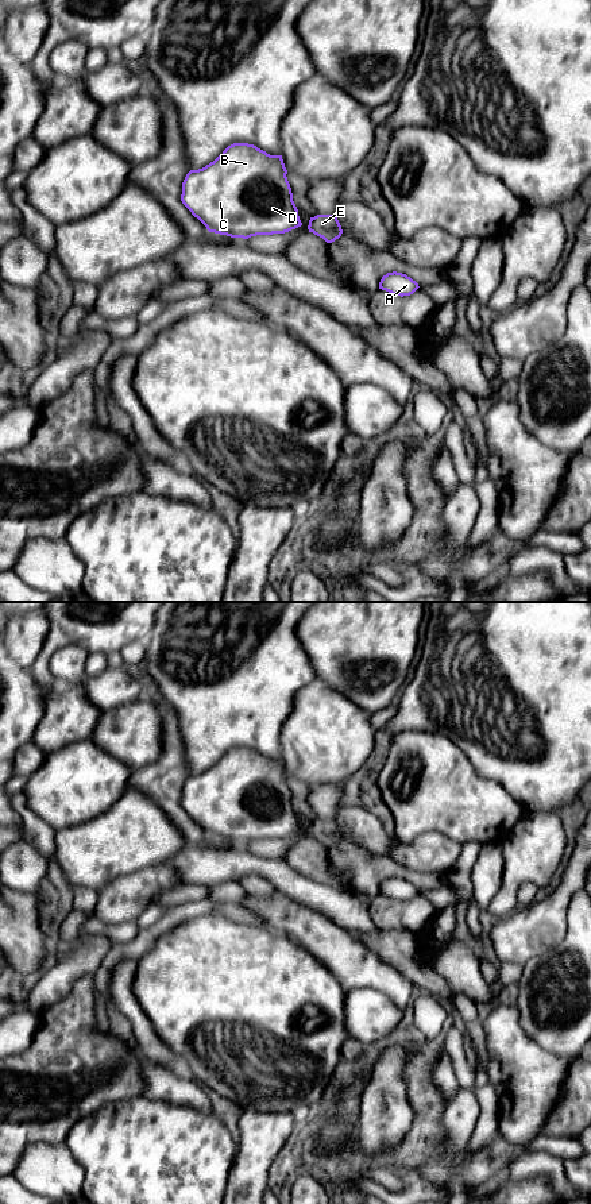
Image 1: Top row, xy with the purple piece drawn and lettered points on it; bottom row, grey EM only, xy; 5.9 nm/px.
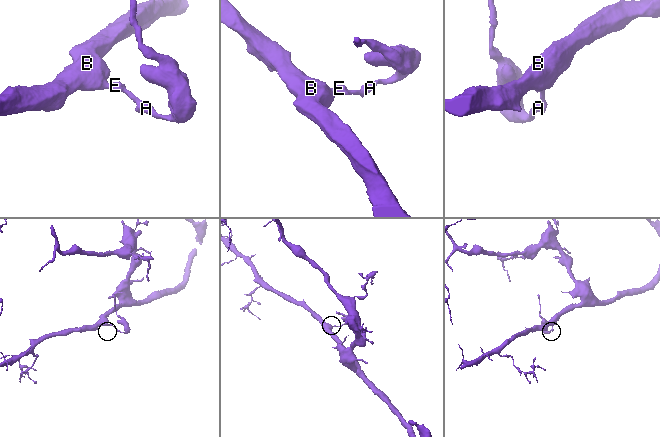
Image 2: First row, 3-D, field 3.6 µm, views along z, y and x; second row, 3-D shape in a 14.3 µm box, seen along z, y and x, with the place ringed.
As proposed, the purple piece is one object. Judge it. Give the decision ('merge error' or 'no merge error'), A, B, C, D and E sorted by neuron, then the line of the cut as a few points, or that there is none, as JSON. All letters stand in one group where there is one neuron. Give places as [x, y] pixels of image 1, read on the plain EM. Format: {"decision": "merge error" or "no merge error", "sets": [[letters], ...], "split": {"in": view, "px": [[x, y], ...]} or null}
{"decision": "no merge error", "sets": [["A", "B", "C", "D", "E"]], "split": null}

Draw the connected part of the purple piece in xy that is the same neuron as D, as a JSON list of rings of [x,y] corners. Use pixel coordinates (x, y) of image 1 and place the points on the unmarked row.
[[[233,748],[205,772],[186,779],[181,806],[209,837],[243,844],[285,838],[302,830],[286,779],[282,760]]]

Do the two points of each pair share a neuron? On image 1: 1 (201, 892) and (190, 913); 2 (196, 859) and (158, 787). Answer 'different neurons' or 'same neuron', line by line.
1: different neurons
2: different neurons

